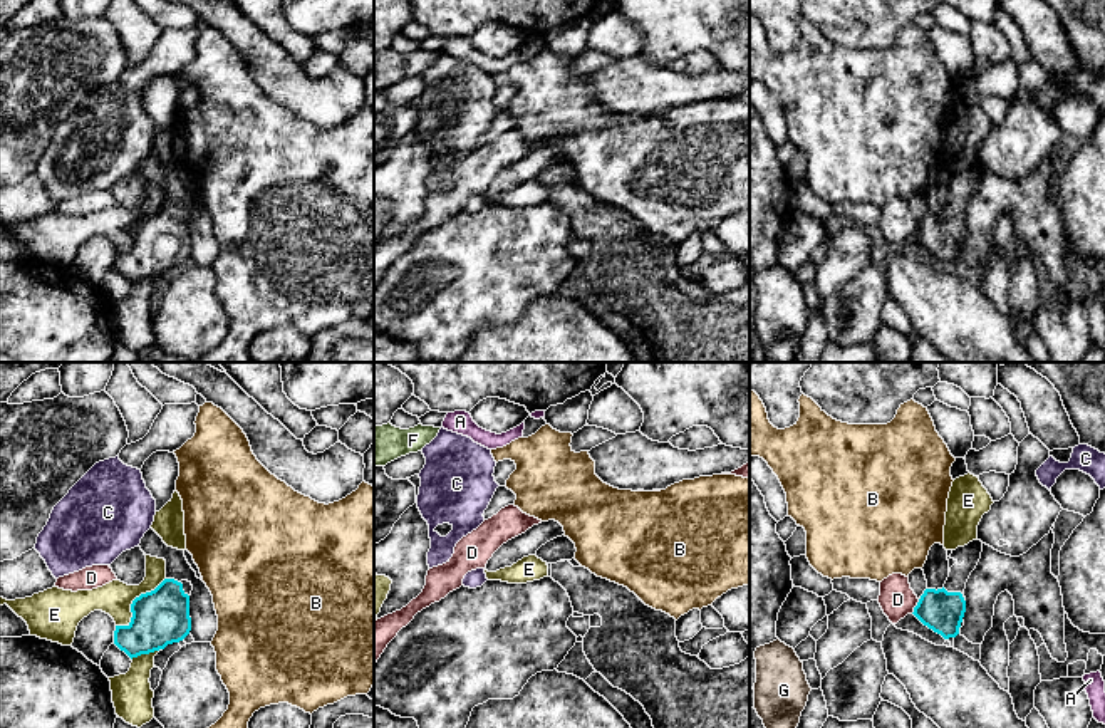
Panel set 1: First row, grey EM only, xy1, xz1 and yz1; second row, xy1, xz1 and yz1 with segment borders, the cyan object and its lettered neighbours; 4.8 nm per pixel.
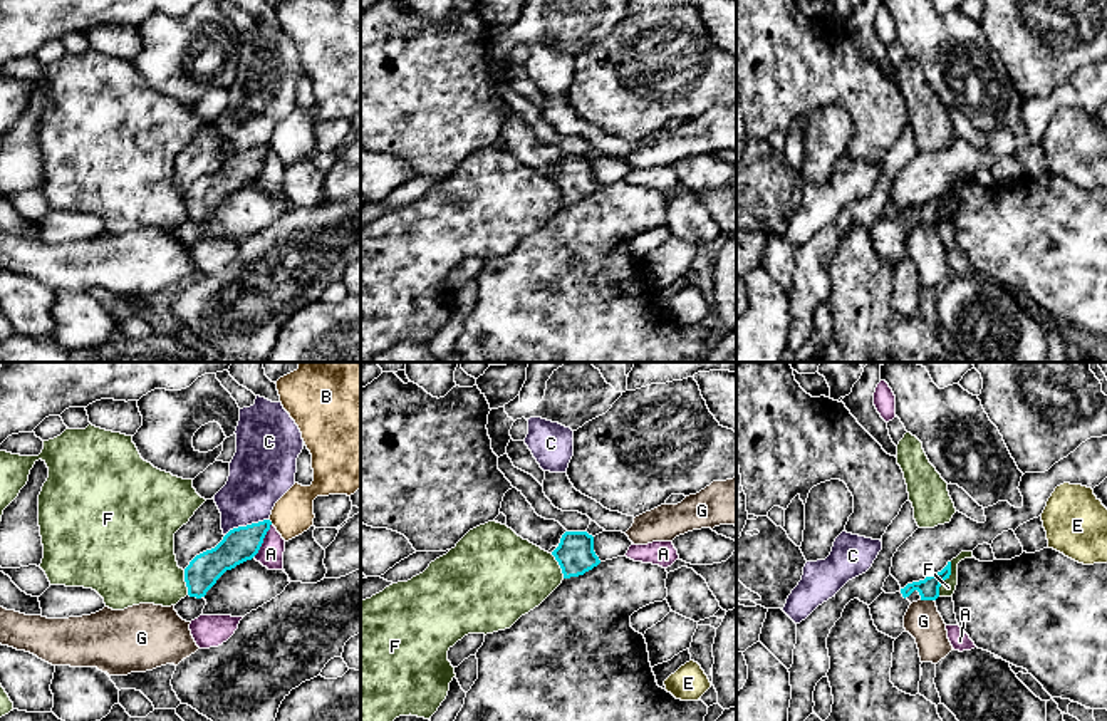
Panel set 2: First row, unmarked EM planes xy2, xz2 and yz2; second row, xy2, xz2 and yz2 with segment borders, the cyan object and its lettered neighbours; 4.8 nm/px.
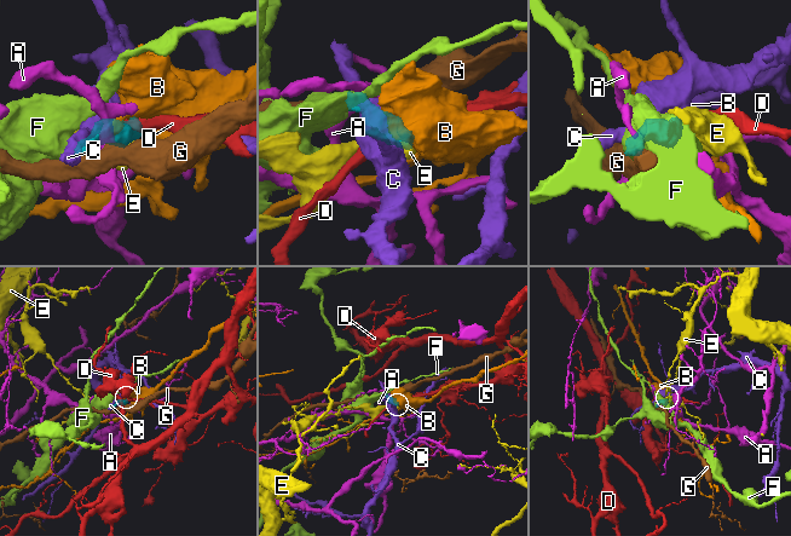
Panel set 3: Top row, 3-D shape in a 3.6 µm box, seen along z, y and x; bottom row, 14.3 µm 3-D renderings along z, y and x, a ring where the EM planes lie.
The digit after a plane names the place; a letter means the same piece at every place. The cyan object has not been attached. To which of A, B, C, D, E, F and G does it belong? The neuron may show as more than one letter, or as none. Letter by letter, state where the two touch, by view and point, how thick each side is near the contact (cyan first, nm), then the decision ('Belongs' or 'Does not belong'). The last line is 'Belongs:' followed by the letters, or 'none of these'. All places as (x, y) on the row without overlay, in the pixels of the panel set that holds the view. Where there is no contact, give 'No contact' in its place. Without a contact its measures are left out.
A: Touches cyan at xy2 (262, 165). Thickness 170 nm (cyan) against 120 nm. Does not belong
B: Touches cyan at xy2 (270, 146). Thickness 170 nm (cyan) against 200 nm. Does not belong
C: Touches cyan at xy2 (247, 150). Thickness 170 nm (cyan) against 300 nm. Does not belong
D: Touches cyan at yz1 (916, 230). Thickness 200 nm (cyan) against 170 nm. Does not belong
E: Touches cyan at xy1 (133, 227). Thickness 260 nm (cyan) against 160 nm. Does not belong
F: Touches cyan at yz2 (946, 202). Thickness 100 nm (cyan) against 70 nm. Does not belong
G: Touches cyan at yz2 (928, 223). Thickness 100 nm (cyan) against 170 nm. Does not belong
Belongs: none of these

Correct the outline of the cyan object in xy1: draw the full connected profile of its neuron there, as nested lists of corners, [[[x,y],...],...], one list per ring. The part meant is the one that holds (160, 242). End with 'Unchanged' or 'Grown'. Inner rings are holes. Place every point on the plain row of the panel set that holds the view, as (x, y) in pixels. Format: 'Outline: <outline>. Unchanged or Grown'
Outline: [[[164,203],[131,228],[131,247],[116,250],[114,268],[131,283],[183,265],[191,255],[188,205]]]. Grown

